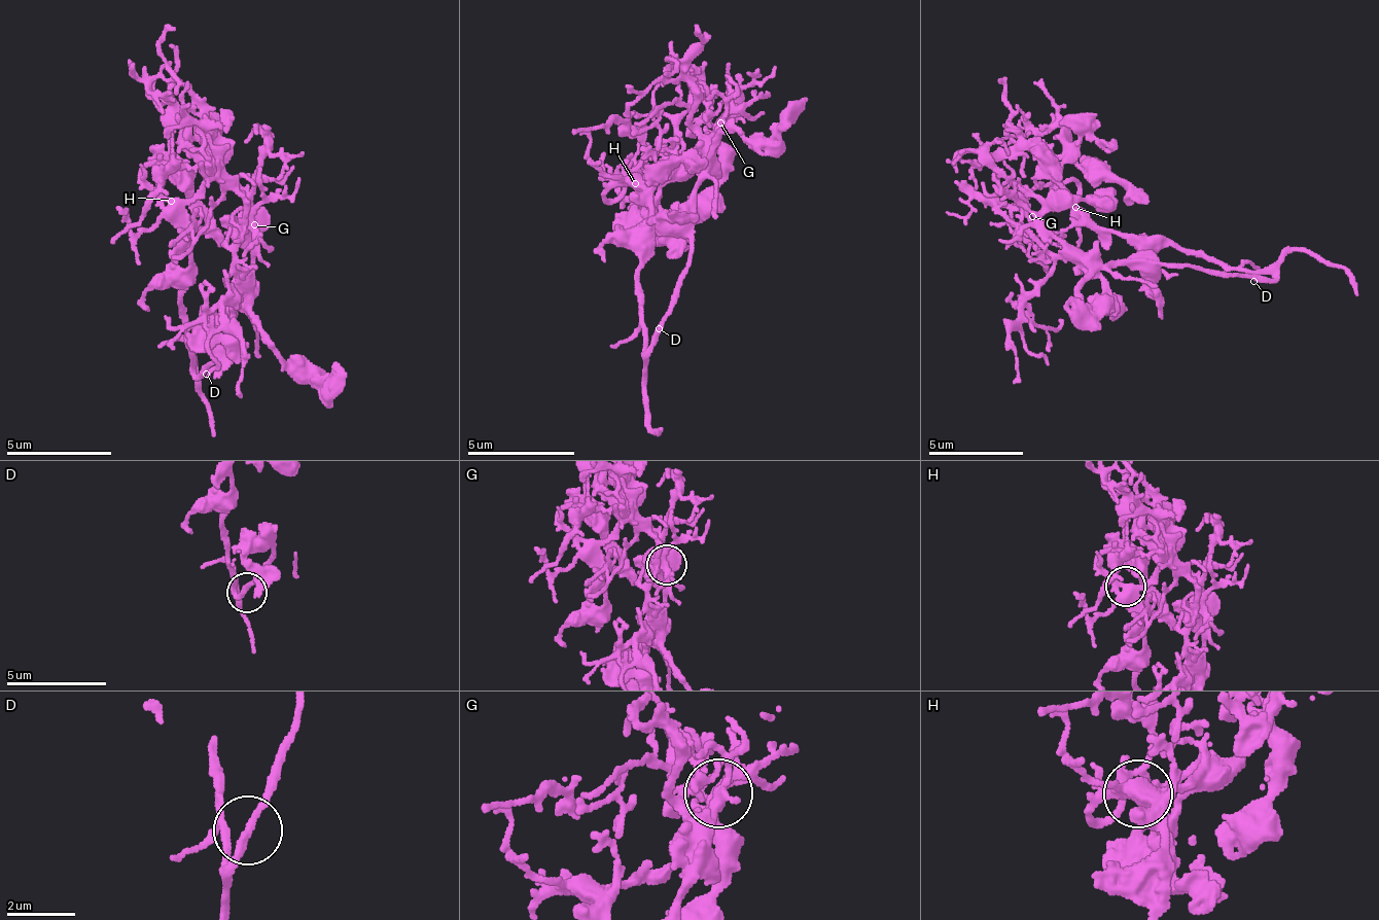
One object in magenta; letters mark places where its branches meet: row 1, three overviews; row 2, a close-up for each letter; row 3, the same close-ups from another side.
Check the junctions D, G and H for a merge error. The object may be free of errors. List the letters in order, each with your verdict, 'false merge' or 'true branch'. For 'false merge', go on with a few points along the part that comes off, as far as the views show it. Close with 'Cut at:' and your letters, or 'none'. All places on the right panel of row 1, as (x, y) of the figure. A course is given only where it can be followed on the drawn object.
D: true branch
G: true branch
H: true branch
Cut at: none

